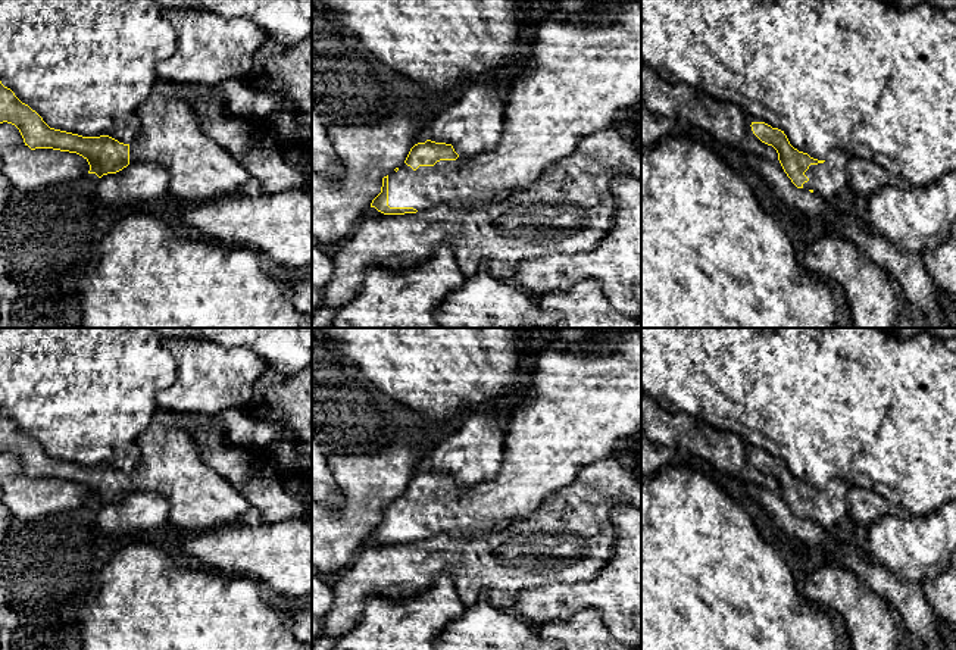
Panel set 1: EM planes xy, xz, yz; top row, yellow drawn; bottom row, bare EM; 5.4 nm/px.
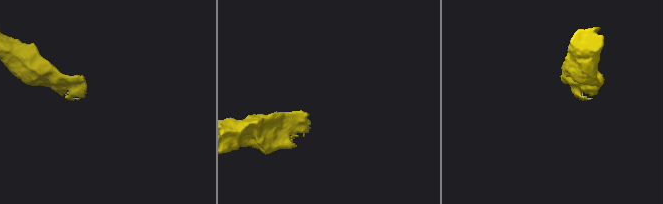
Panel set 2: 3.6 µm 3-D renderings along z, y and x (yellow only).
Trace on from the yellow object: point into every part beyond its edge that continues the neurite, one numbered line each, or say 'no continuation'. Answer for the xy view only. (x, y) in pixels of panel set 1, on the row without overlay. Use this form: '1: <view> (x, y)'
1: xy (171, 465)

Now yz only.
1: yz (828, 508)

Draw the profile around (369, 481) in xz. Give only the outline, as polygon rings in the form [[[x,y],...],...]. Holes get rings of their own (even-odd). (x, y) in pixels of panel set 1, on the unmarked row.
[[[394,440],[384,449],[360,454],[329,454],[329,468],[343,491],[343,506],[329,510],[312,499],[312,572],[332,579],[346,571],[366,547],[372,529],[381,522],[382,507],[402,496],[410,478],[419,472],[415,447],[404,440]]]

